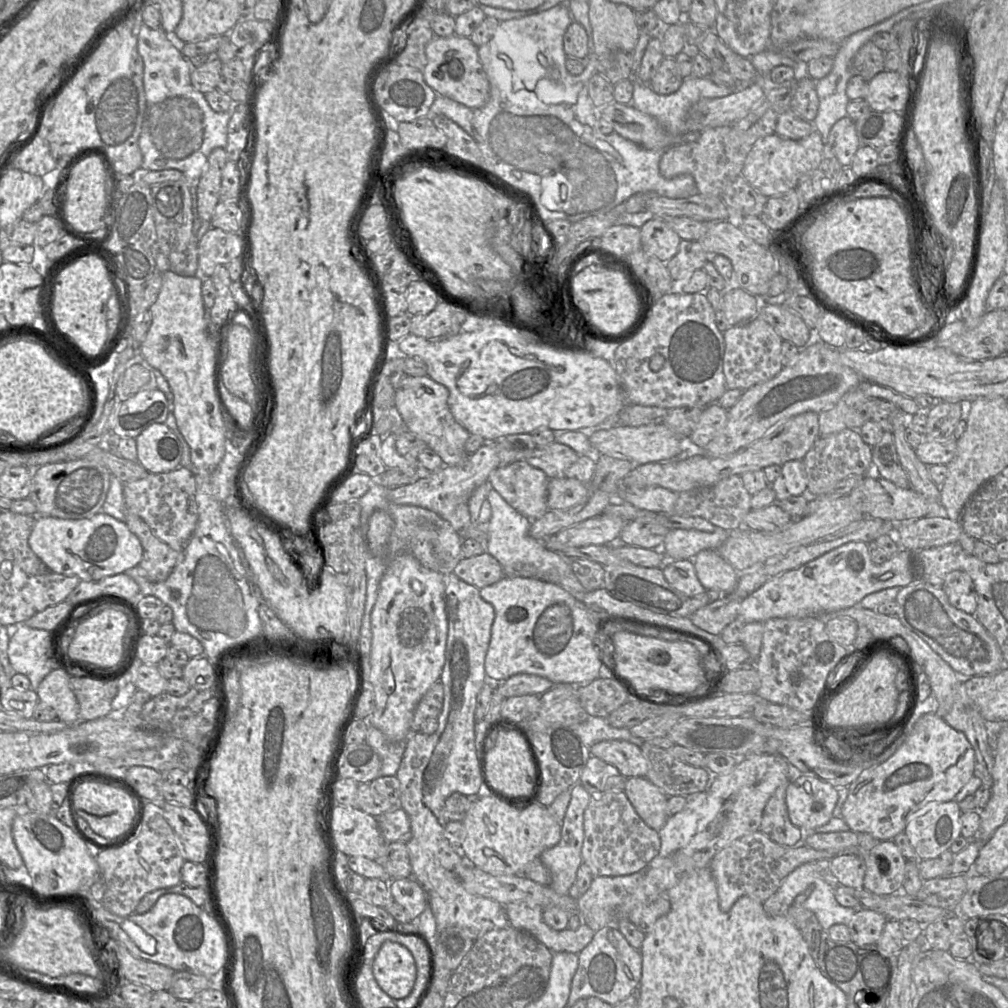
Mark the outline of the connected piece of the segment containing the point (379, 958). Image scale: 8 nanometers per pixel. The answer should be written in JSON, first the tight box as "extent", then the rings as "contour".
{"extent":[373,942,416,999],"contour":[[[385,942],[373,962],[379,987],[392,999],[406,998],[416,982],[416,962],[411,951],[398,943]]]}

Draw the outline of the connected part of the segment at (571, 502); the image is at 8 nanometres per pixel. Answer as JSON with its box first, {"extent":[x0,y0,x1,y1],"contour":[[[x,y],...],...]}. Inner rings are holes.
{"extent":[547,478,589,510],"contour":[[[554,478],[548,483],[547,506],[550,510],[565,510],[584,502],[589,484],[574,478]]]}

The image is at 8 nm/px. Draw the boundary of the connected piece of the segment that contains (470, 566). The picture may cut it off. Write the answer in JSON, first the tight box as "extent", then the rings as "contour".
{"extent":[453,552,505,590],"contour":[[[486,552],[461,559],[453,573],[479,590],[500,581],[505,576],[499,561]]]}

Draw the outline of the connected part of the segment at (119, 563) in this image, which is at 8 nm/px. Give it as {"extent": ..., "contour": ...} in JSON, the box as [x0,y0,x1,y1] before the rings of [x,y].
{"extent":[29,512,143,581],"contour":[[[102,512],[82,519],[37,516],[29,536],[29,546],[50,570],[78,576],[81,581],[124,573],[139,565],[143,557],[142,545],[126,523]]]}

